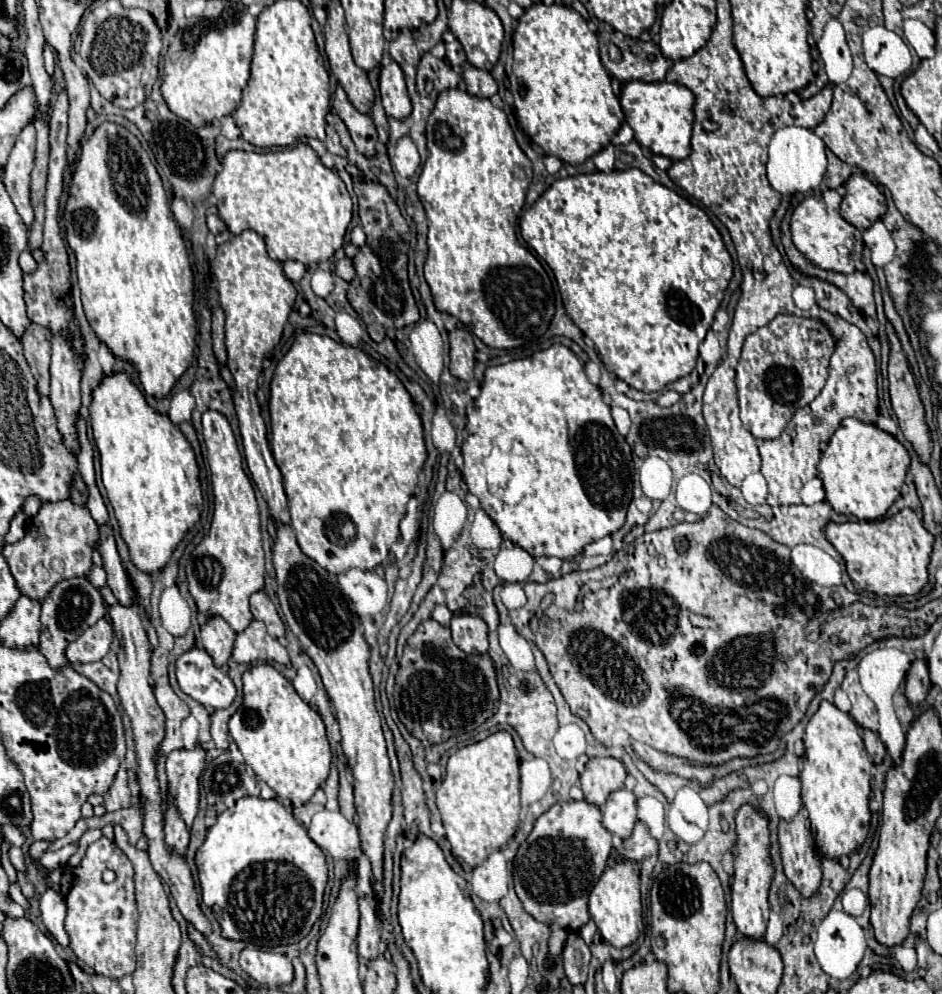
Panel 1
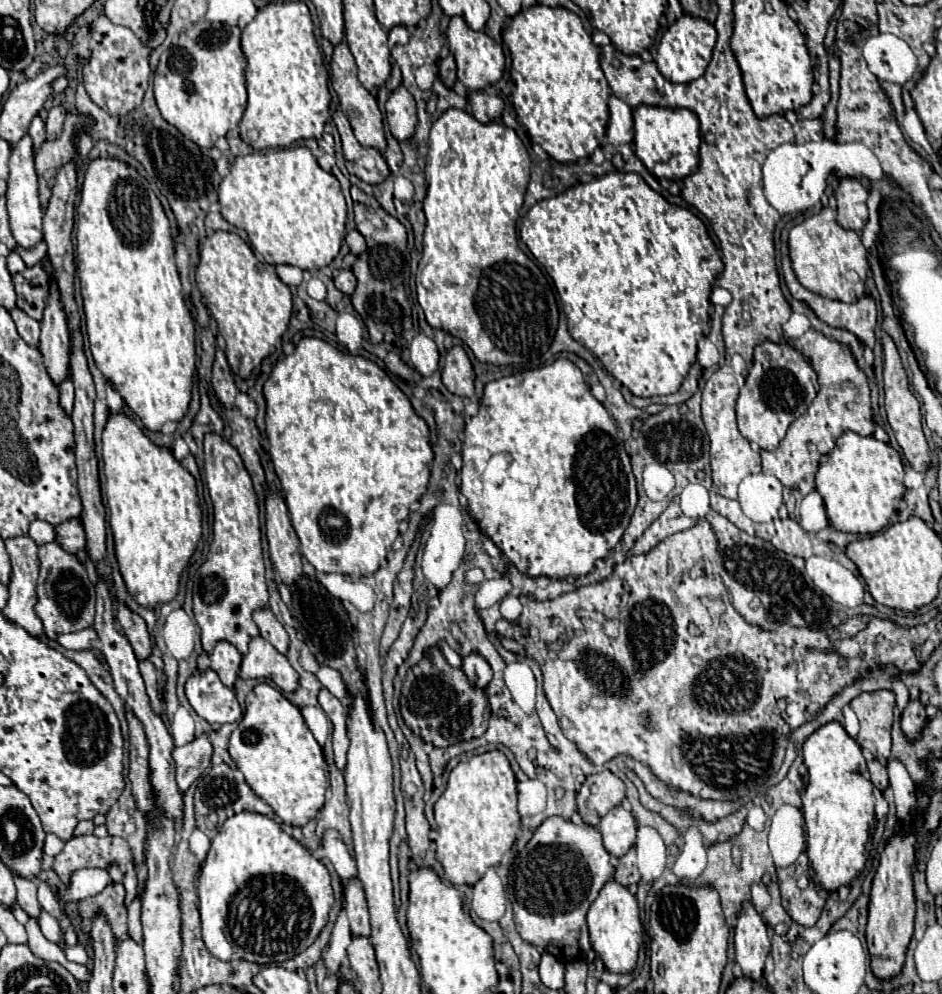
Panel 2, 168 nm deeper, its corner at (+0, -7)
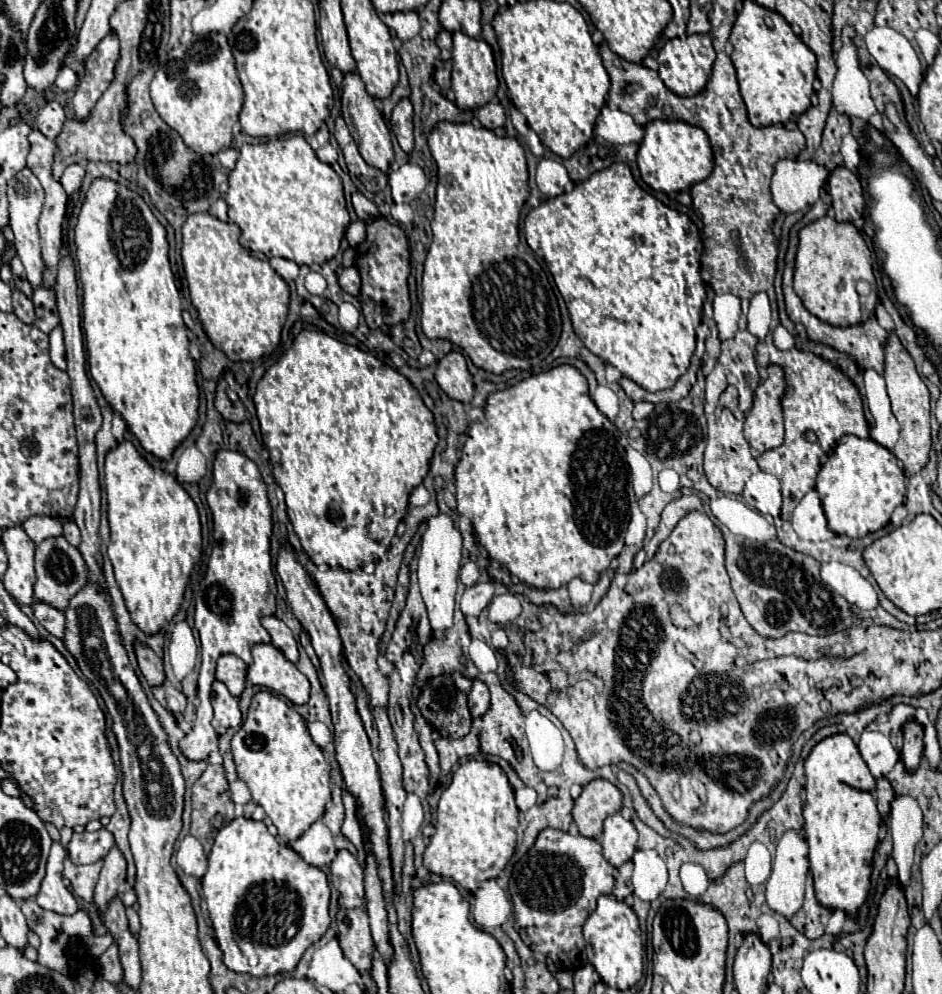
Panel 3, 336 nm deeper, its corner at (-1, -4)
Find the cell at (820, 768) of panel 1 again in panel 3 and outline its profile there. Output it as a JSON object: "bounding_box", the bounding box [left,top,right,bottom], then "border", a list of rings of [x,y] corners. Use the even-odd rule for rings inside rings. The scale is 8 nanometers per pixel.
{"bounding_box":[803,734,881,920],"border":[[[847,734],[821,740],[805,760],[803,830],[809,844],[810,874],[815,882],[815,896],[821,906],[843,910],[853,920],[857,920],[859,906],[869,896],[871,858],[879,844],[881,826],[875,798],[869,794],[875,792],[875,778],[871,778],[867,764],[863,764],[865,762],[859,758],[855,742]]]}

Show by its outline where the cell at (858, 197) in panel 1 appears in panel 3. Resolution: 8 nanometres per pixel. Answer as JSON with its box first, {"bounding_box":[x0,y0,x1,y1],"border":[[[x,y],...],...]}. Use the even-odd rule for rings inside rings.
{"bounding_box":[827,166,863,222],"border":[[[839,166],[831,170],[827,184],[837,222],[853,222],[862,216],[863,188],[853,172]]]}

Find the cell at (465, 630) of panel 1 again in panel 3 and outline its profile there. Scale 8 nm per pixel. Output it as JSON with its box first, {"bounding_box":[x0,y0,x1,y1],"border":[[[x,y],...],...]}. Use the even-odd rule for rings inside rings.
{"bounding_box":[469,680,489,718],"border":[[[473,680],[473,688],[469,692],[469,710],[473,718],[479,718],[489,710],[489,690],[481,680]]]}

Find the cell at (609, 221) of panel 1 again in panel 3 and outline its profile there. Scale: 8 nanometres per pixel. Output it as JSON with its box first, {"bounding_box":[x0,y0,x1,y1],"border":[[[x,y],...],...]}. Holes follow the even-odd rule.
{"bounding_box":[525,164,705,392],"border":[[[611,164],[577,184],[573,192],[533,208],[525,220],[525,238],[531,250],[545,260],[569,308],[575,334],[593,354],[645,390],[657,392],[677,382],[695,352],[695,328],[705,302],[699,274],[703,242],[697,226],[685,214],[671,210],[637,186],[627,164]]]}

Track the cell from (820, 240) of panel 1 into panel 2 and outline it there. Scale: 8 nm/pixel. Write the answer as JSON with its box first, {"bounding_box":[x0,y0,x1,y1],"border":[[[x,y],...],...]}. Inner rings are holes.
{"bounding_box":[788,207,868,301],"border":[[[824,207],[818,215],[808,217],[796,227],[792,227],[788,245],[790,245],[790,259],[792,259],[794,273],[806,289],[840,301],[854,301],[858,297],[854,285],[848,281],[848,273],[854,271],[858,277],[862,279],[866,277],[866,269],[868,269],[866,249],[856,231],[850,229],[846,231],[844,227],[838,225],[836,209]]]}

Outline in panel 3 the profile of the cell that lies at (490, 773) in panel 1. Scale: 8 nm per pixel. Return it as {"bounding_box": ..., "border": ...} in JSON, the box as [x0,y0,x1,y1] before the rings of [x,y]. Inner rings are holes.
{"bounding_box":[423,760,519,892],"border":[[[467,760],[453,774],[451,786],[443,792],[443,796],[439,800],[437,826],[435,826],[437,832],[431,836],[431,842],[425,848],[423,864],[433,874],[439,874],[443,878],[451,878],[453,882],[457,882],[465,890],[475,892],[479,888],[479,882],[497,878],[499,872],[509,862],[509,858],[513,856],[513,848],[517,842],[517,826],[519,826],[519,810],[515,806],[513,788],[509,786],[509,780],[507,780],[505,772],[499,768],[499,764]]]}

